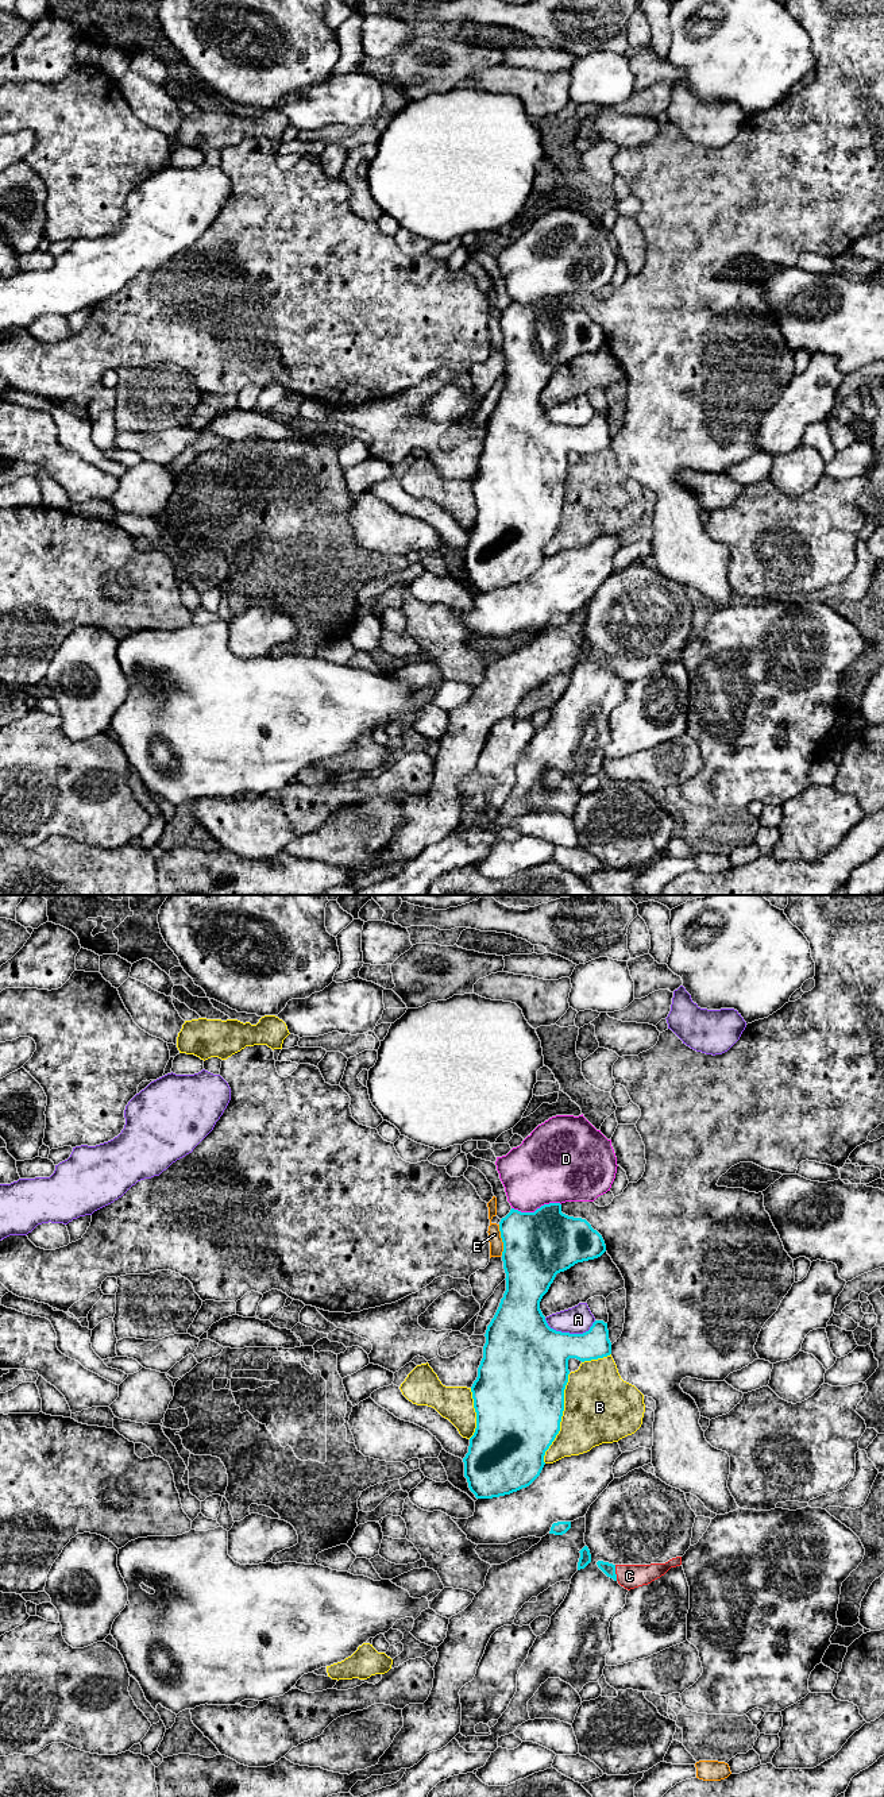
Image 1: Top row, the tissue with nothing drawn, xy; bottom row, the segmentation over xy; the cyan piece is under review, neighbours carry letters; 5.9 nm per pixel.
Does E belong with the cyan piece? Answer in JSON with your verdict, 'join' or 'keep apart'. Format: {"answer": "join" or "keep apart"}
{"answer": "keep apart"}

